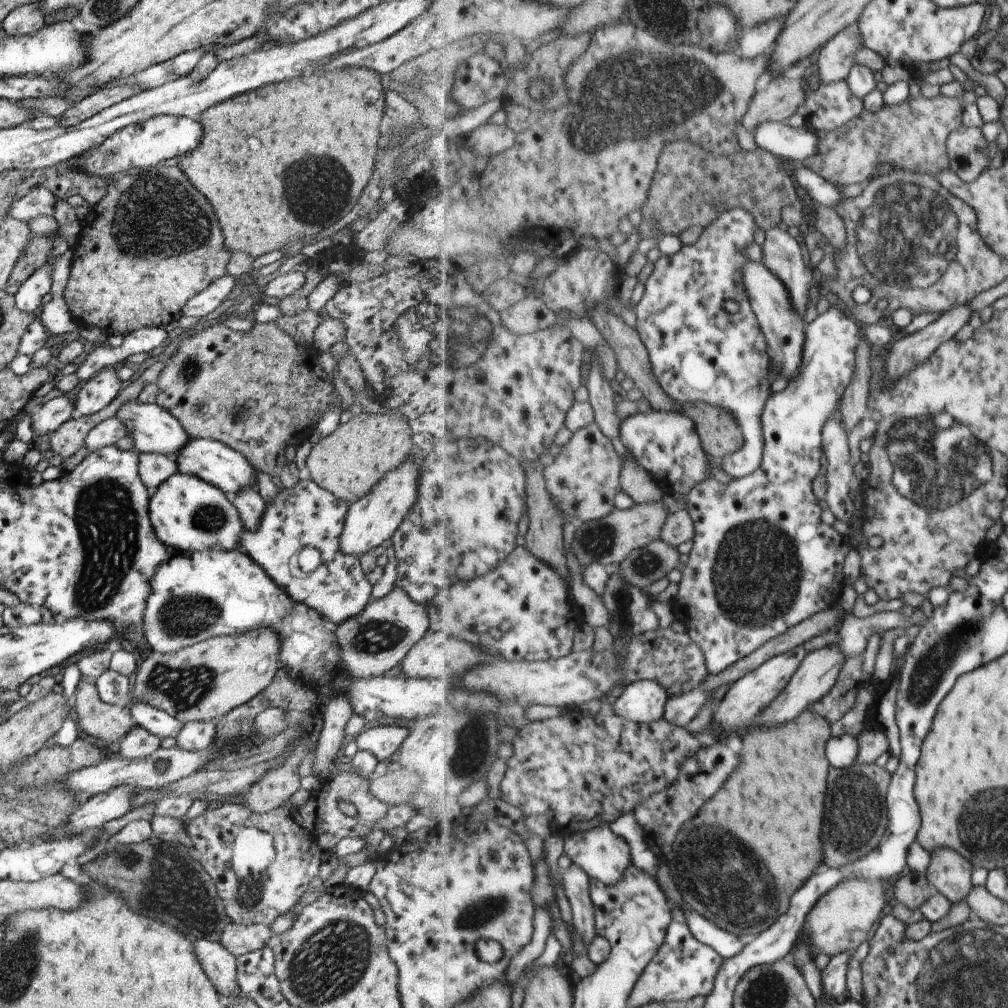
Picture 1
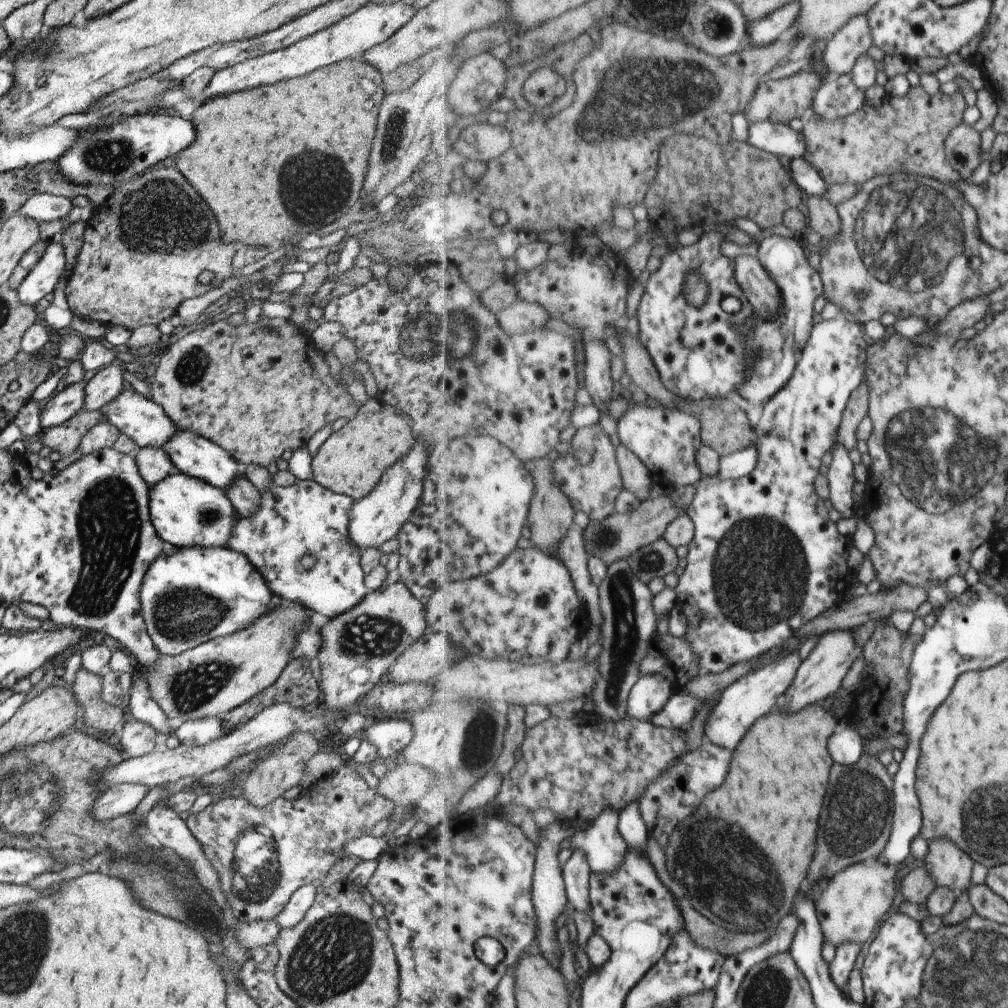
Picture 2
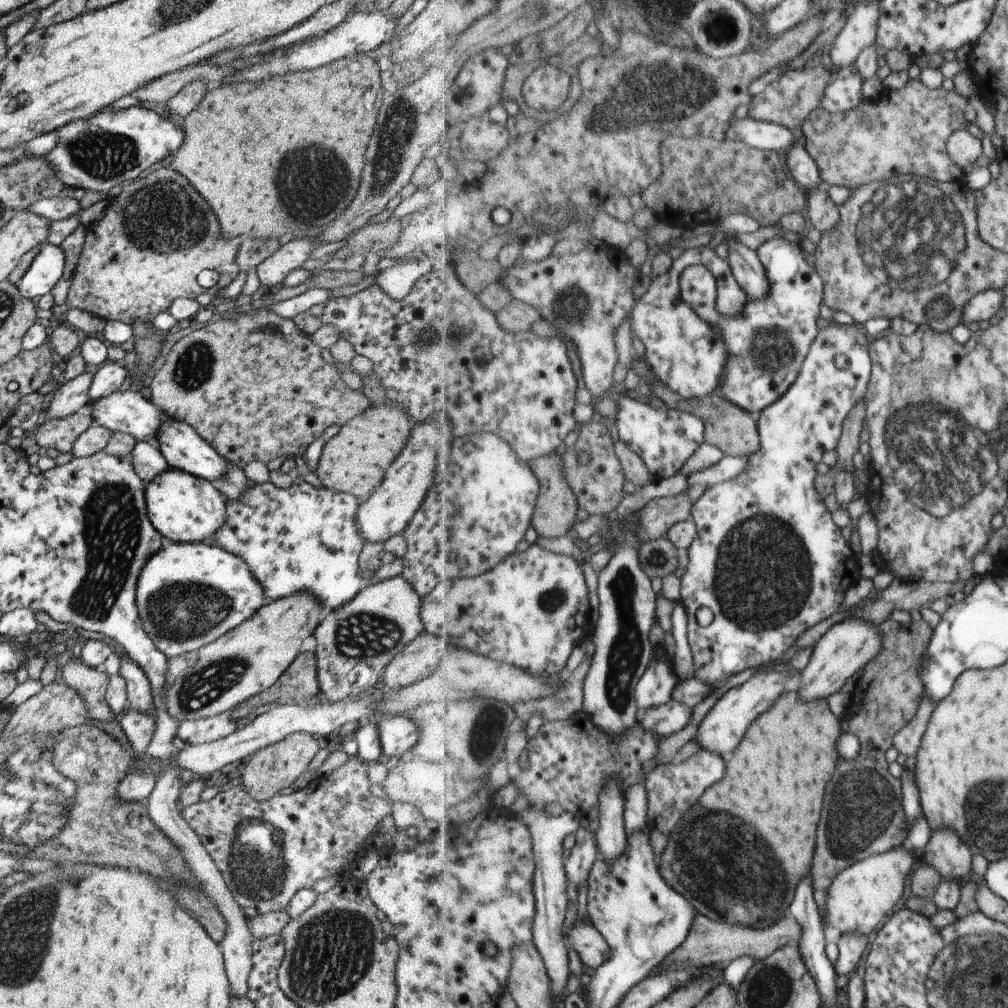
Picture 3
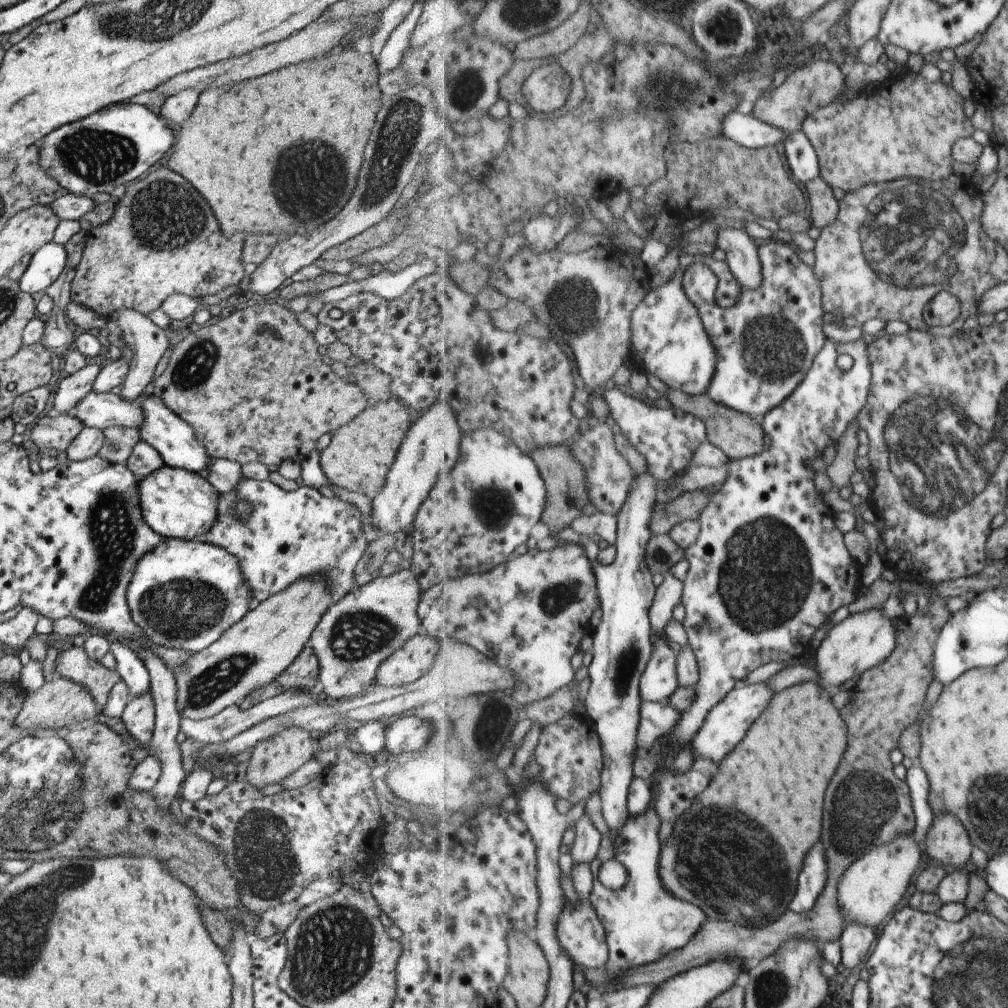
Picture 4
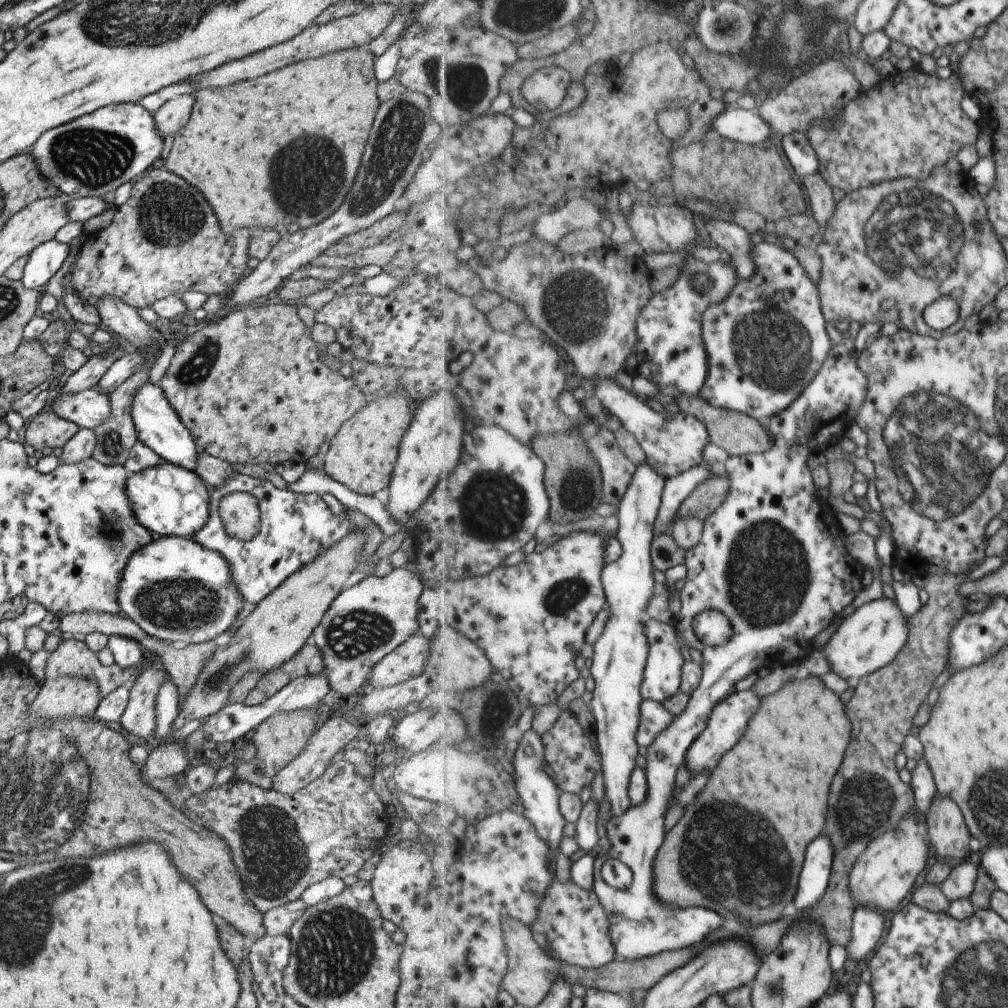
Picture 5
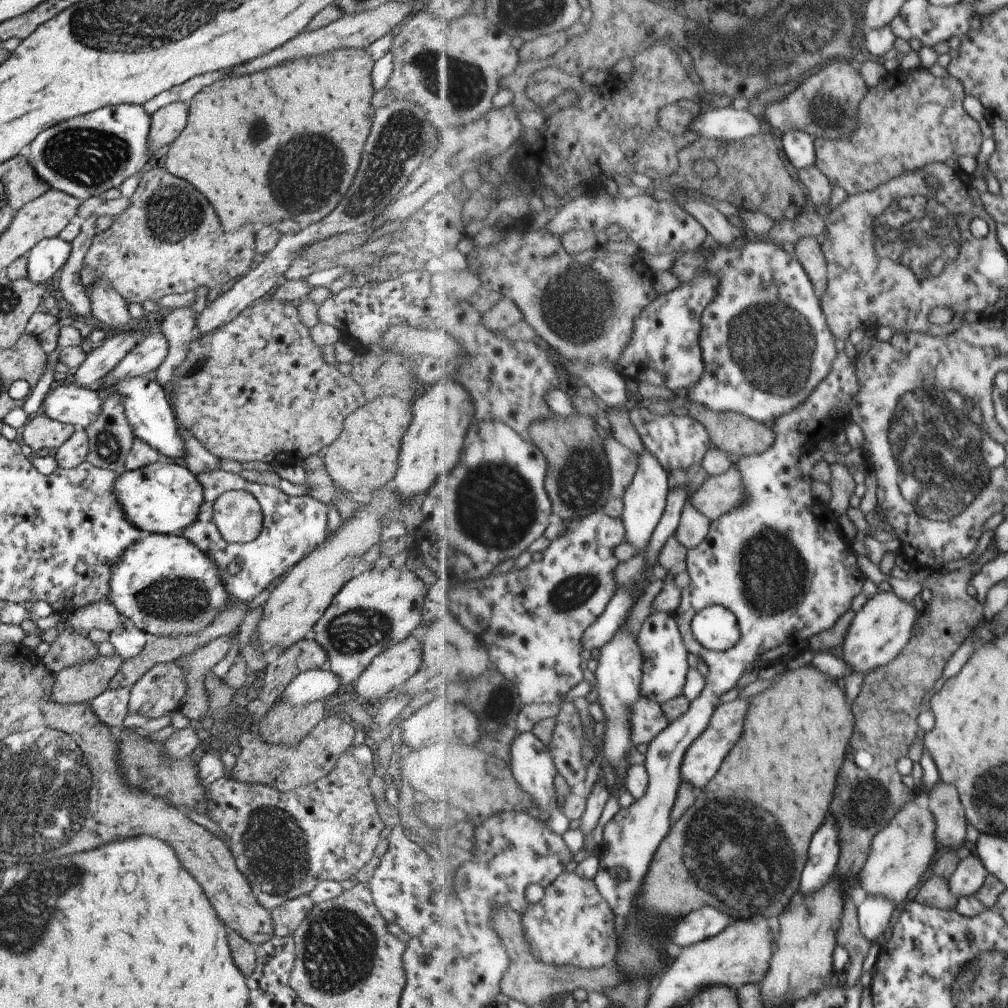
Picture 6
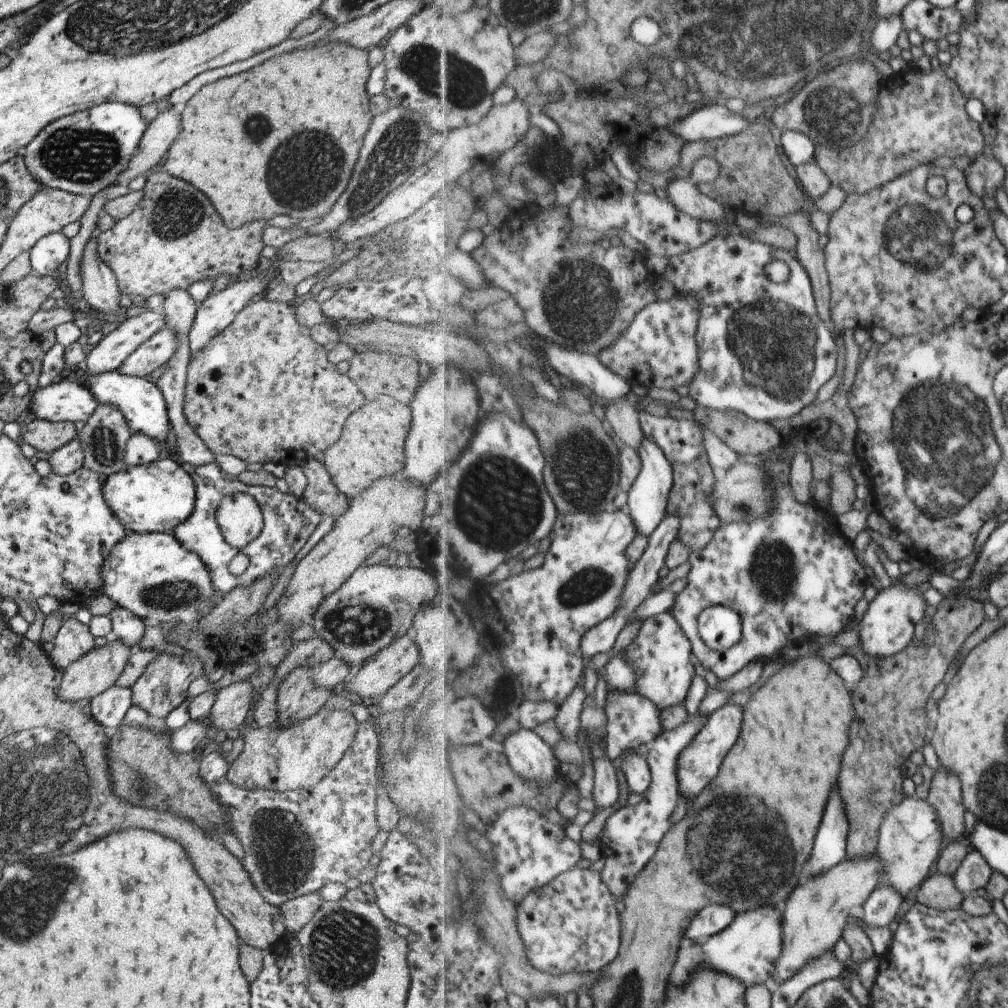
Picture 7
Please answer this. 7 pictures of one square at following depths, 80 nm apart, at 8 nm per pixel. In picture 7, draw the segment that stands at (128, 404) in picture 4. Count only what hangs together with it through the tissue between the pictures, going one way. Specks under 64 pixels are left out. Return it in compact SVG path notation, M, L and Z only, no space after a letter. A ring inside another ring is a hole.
M64 379L37 387L32 393L28 411L41 421L81 425L98 405L87 387L77 380Z

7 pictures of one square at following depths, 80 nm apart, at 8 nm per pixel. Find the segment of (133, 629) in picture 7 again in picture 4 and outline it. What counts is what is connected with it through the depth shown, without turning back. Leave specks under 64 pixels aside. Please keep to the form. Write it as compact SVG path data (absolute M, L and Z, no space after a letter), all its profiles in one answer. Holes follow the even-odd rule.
M122 640L111 642L110 648L117 662L116 669L121 680L128 685L132 698L143 695L150 689L151 682L148 669L135 648Z

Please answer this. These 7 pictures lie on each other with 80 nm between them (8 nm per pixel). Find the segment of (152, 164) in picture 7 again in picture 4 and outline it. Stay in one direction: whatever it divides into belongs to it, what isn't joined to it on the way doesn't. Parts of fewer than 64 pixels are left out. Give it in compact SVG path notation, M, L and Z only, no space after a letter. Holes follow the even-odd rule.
M184 89L167 98L160 108L160 118L166 126L178 128L188 120L196 106L200 90Z

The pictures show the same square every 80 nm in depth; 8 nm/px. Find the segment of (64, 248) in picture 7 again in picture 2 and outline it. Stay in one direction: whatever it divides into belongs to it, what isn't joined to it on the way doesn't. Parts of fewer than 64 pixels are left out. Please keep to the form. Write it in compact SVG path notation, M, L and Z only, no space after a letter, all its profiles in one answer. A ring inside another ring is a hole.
M49 243L42 258L18 286L16 291L19 301L22 304L38 308L38 301L49 292L54 292L64 271L64 247L61 243Z

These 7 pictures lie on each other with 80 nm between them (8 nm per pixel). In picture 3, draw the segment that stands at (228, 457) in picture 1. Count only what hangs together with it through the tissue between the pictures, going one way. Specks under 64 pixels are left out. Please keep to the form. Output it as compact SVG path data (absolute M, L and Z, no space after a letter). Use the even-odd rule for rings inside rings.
M162 412L157 436L153 439L160 452L164 455L169 467L187 472L192 476L214 482L220 478L227 469L228 462L214 450L188 423L172 419L170 415Z

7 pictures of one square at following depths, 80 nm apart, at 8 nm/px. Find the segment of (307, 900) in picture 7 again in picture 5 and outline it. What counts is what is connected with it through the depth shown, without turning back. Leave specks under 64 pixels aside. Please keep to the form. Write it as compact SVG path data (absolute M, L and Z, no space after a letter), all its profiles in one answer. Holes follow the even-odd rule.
M300 898L265 912L265 934L287 935L292 925L306 912L308 905Z

